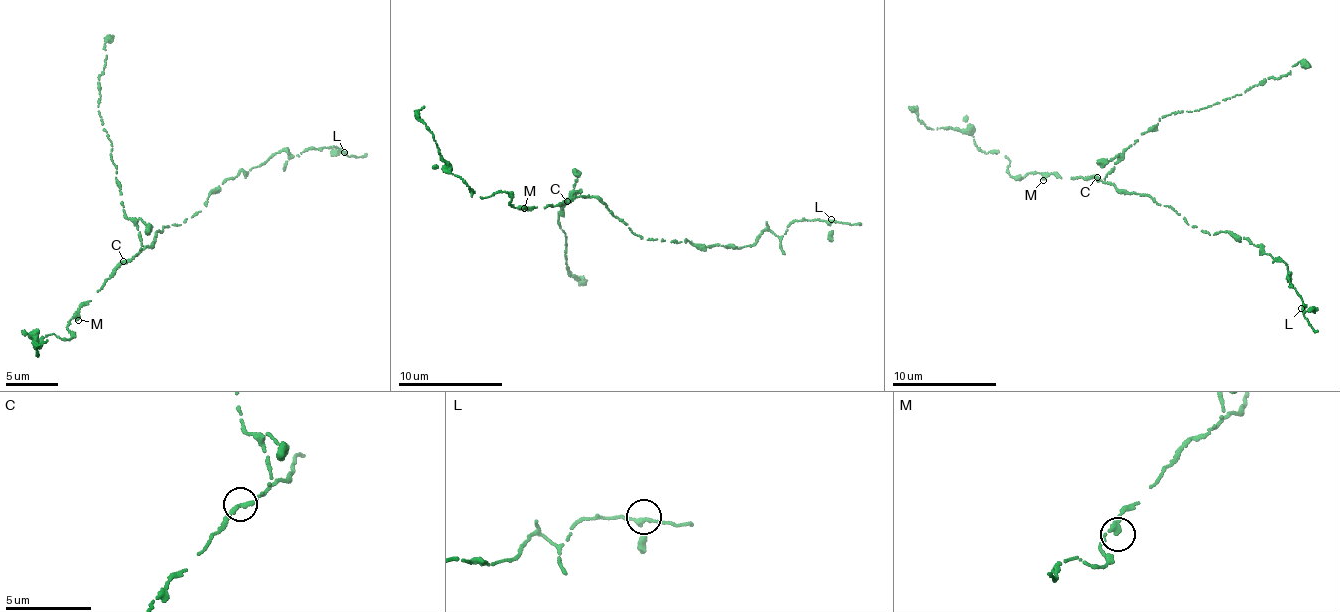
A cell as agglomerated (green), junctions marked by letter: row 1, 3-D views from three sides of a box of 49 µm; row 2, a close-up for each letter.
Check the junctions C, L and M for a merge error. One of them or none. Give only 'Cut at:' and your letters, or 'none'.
Cut at: C

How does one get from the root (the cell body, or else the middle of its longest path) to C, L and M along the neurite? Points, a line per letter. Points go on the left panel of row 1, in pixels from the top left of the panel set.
C: (155, 236), (150, 247), (139, 249), (130, 261), (122, 261)
L: (155, 236), (200, 211), (221, 183), (277, 152), (293, 156), (333, 145), (344, 152)
M: (155, 236), (150, 247), (139, 249), (130, 261), (117, 262), (90, 301), (81, 304), (78, 320)

